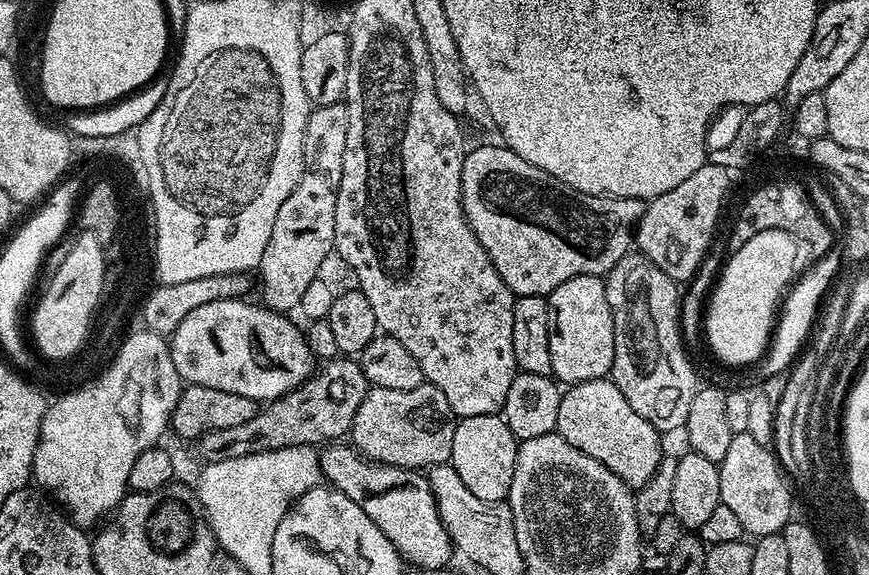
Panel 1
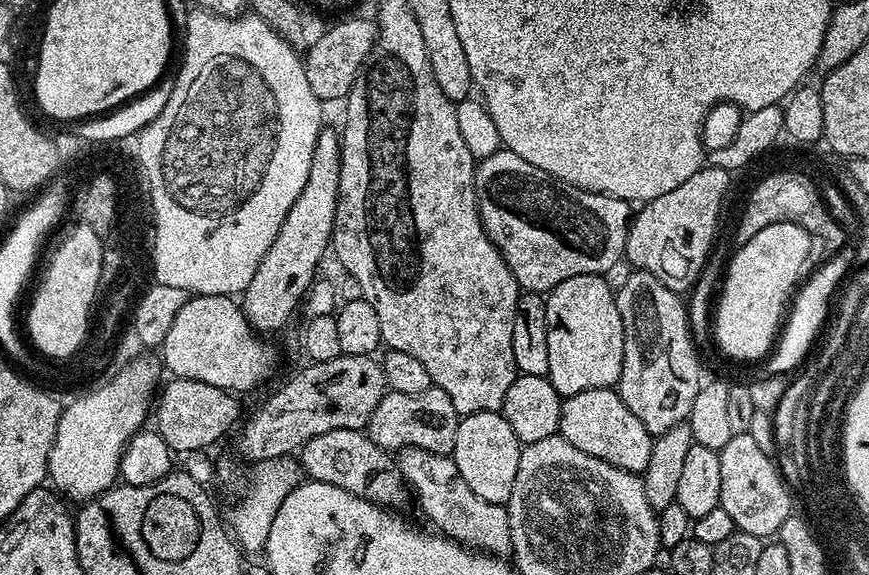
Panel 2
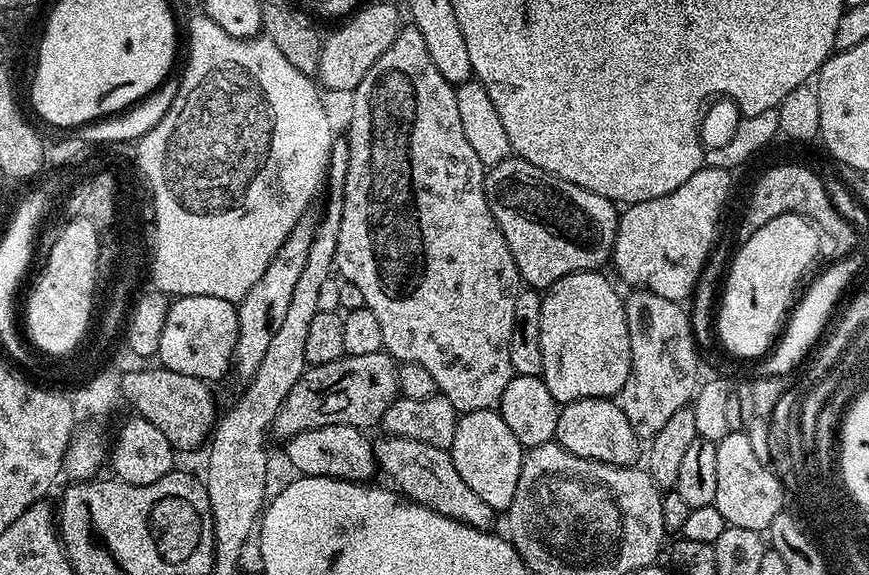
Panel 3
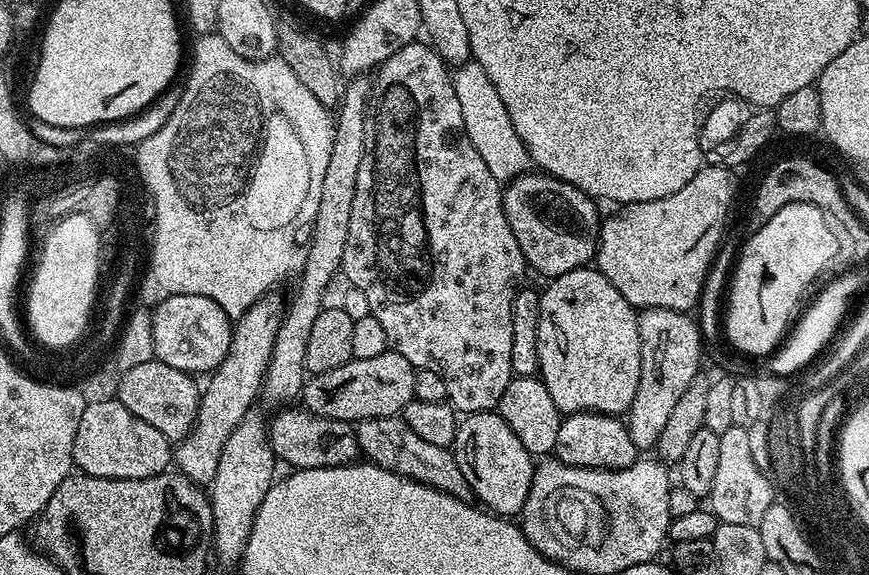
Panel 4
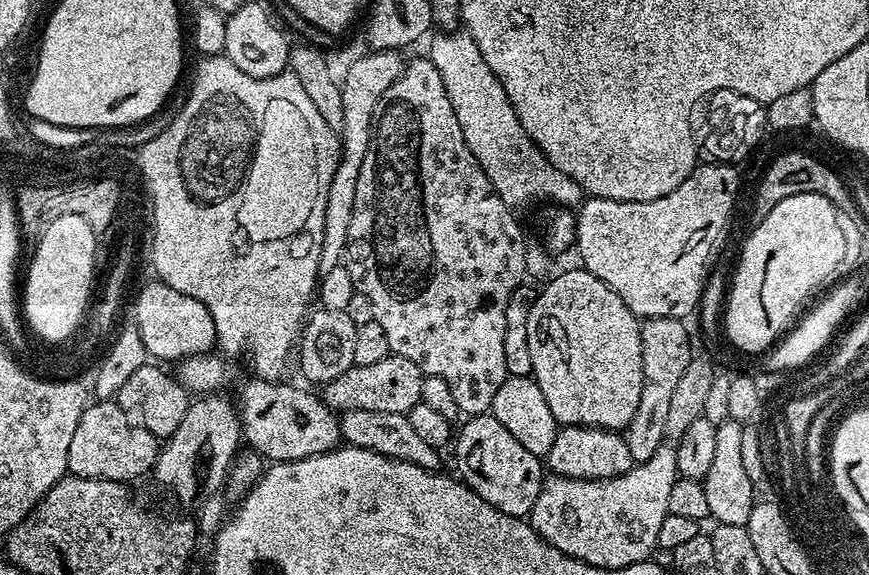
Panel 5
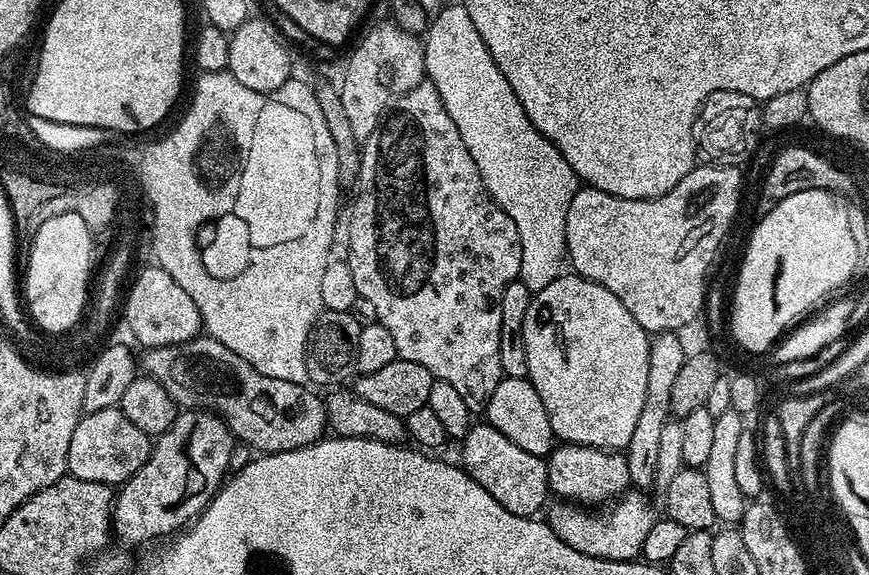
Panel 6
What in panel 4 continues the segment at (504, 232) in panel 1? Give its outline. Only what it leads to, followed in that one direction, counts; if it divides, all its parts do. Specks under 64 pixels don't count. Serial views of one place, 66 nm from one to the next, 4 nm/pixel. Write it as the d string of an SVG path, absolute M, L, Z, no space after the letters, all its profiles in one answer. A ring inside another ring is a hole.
M529 170L503 185L501 204L531 271L533 268L543 278L555 278L595 261L602 215L596 209L597 201L582 190L555 176Z

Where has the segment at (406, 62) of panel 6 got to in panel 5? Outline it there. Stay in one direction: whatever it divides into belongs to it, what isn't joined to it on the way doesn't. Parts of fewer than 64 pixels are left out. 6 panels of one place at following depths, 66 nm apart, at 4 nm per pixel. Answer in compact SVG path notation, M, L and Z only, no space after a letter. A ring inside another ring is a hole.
M393 49L369 51L368 54L364 55L360 60L356 60L356 62L350 66L349 73L346 74L346 80L342 83L343 125L338 132L338 139L340 141L340 161L334 170L334 178L330 178L330 190L326 190L326 214L322 222L322 254L320 255L321 273L334 270L334 266L341 264L344 259L344 251L348 245L350 218L354 215L354 190L358 187L358 174L360 173L362 162L366 158L366 150L370 146L372 126L380 107L382 94L386 94L390 82L396 79L398 73L403 68L404 60L399 56L401 55Z

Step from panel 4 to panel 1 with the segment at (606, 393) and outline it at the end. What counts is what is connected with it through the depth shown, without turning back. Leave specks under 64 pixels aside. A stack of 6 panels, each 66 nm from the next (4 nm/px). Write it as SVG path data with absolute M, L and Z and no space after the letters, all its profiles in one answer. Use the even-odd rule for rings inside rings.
M579 276L562 282L558 290L547 296L550 314L550 366L552 376L561 385L571 386L605 379L611 373L614 362L614 314L610 314L610 302L606 302L606 286L599 276Z

